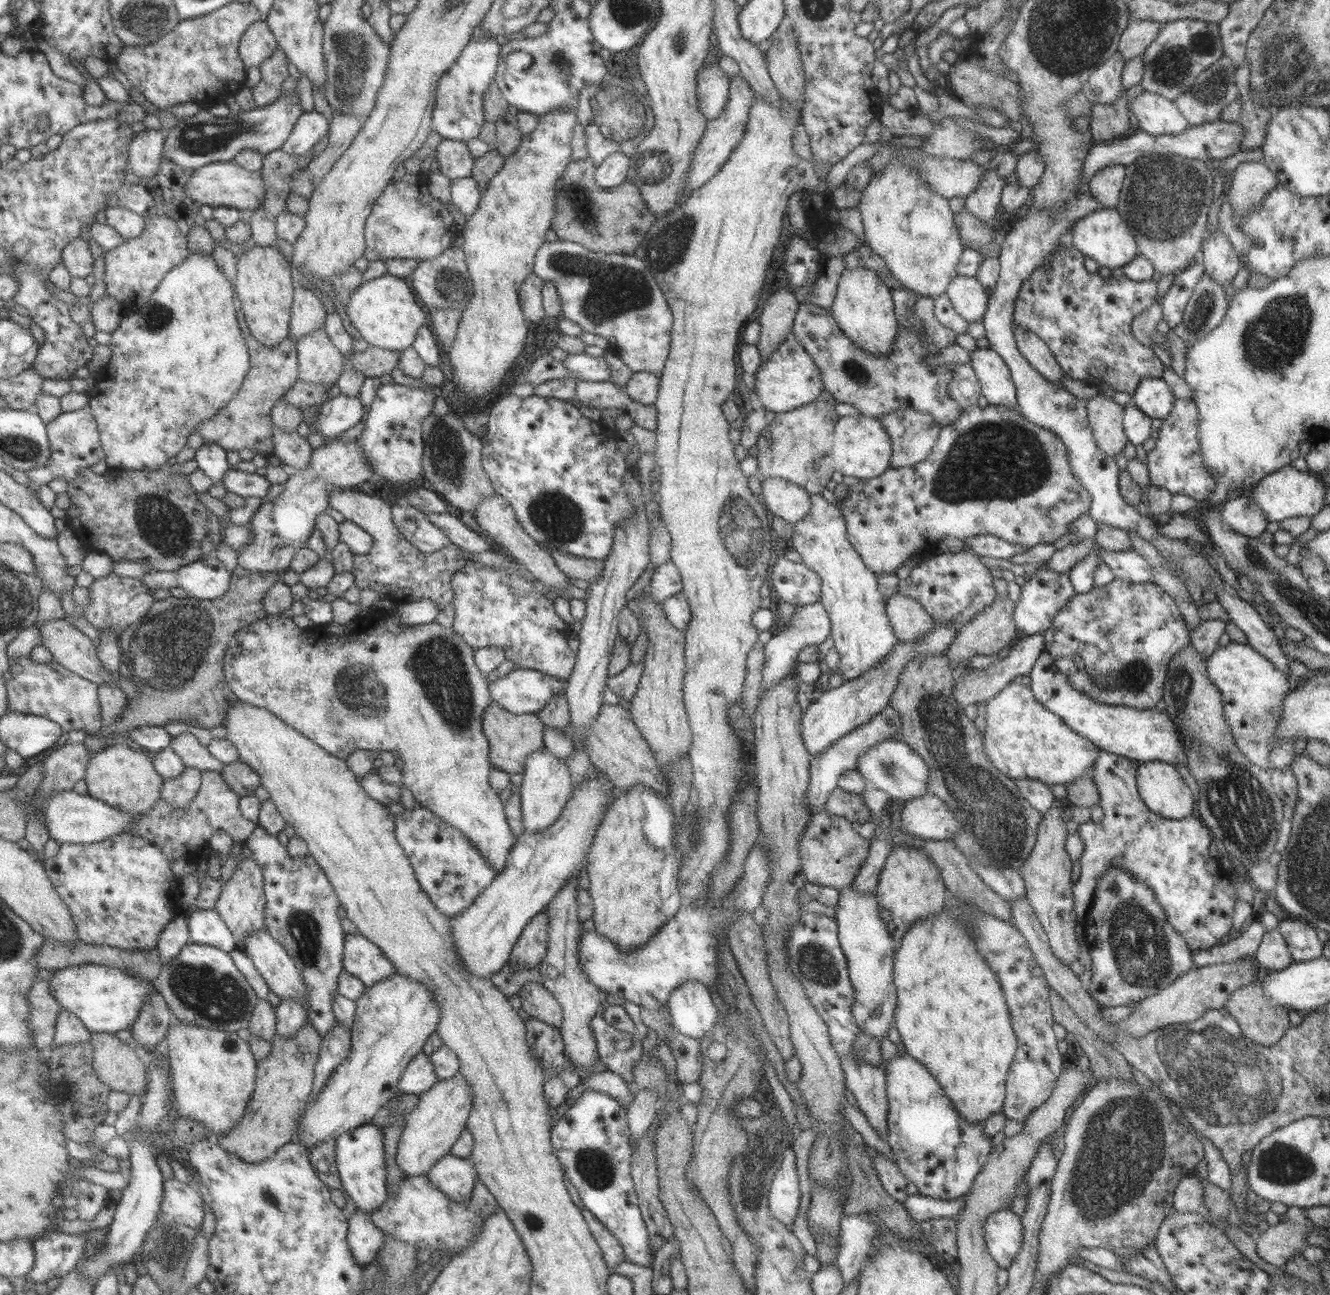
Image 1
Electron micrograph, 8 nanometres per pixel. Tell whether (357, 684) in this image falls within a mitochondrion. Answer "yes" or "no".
yes

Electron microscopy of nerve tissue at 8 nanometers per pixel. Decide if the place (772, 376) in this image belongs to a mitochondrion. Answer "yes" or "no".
no

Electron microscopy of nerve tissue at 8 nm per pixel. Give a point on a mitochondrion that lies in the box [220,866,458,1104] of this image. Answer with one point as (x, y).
(304, 928)

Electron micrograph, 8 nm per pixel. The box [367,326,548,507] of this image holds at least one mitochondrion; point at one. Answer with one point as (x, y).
(448, 460)

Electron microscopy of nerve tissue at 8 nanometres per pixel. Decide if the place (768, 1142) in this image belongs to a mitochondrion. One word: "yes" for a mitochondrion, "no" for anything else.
yes

